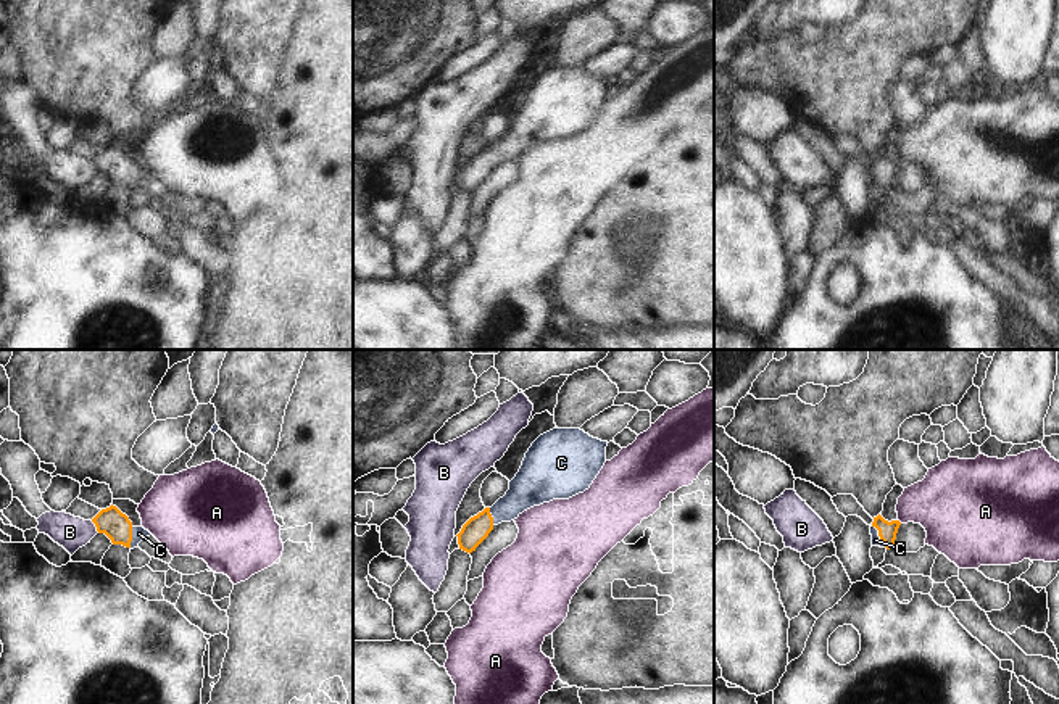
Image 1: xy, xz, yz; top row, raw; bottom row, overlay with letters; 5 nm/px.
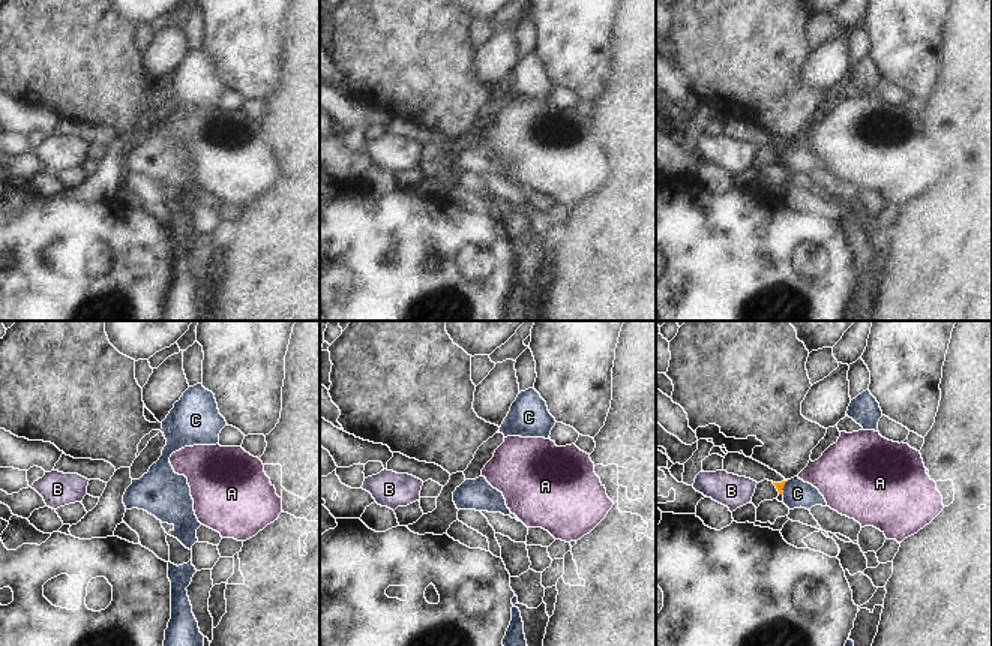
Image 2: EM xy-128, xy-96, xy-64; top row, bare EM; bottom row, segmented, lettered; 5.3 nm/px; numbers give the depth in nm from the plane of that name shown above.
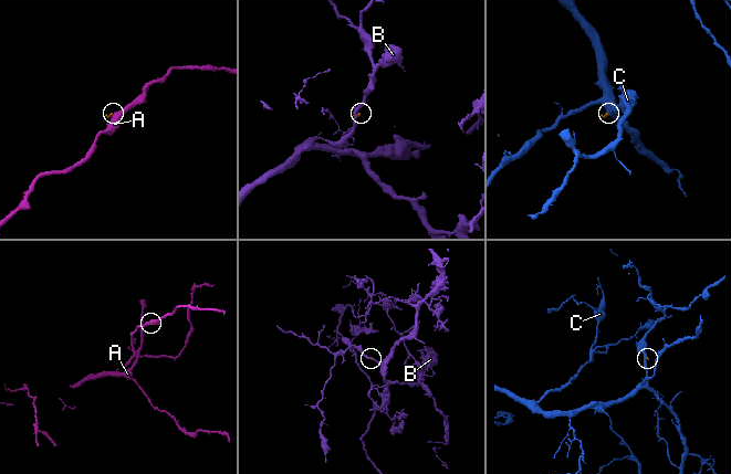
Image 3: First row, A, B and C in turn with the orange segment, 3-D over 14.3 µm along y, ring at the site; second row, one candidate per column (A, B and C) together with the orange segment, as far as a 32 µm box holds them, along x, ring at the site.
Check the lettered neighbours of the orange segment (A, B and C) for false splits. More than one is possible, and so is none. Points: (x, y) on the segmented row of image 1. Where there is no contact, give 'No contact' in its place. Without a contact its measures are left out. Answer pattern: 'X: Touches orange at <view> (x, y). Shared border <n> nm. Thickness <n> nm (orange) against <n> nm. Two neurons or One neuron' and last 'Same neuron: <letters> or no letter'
A: No contact. Two neurons
B: Touches orange at xy (95, 525). Shared border 80 nm. Thickness 140 nm (orange) against 160 nm. Two neurons
C: Touches orange at yz (879, 535). Shared border 130 nm. Thickness 100 nm (orange) against 50 nm. One neuron
Same neuron: C.

